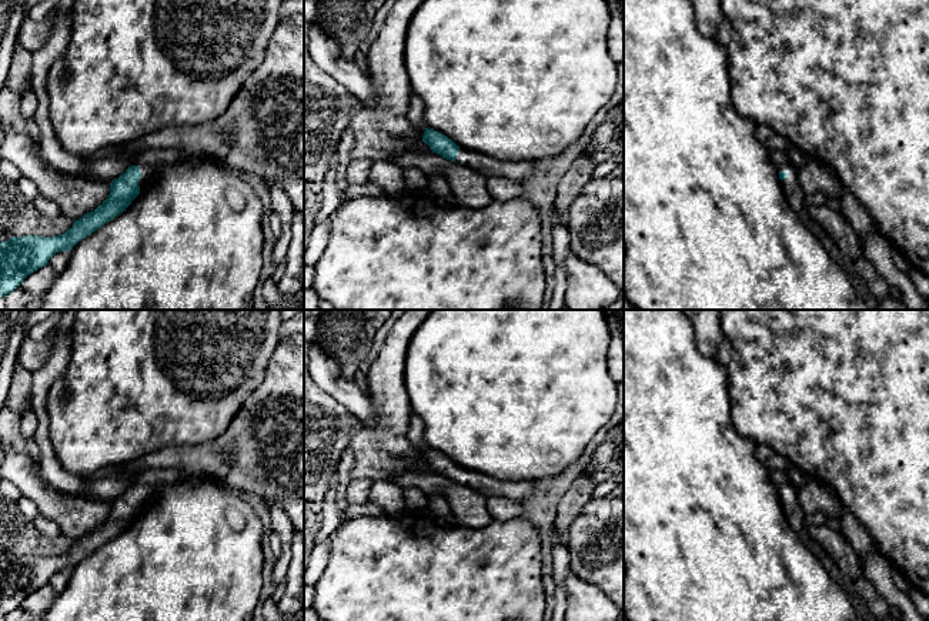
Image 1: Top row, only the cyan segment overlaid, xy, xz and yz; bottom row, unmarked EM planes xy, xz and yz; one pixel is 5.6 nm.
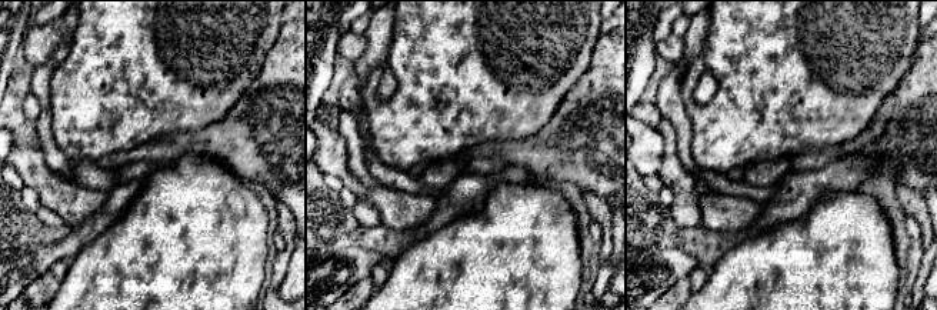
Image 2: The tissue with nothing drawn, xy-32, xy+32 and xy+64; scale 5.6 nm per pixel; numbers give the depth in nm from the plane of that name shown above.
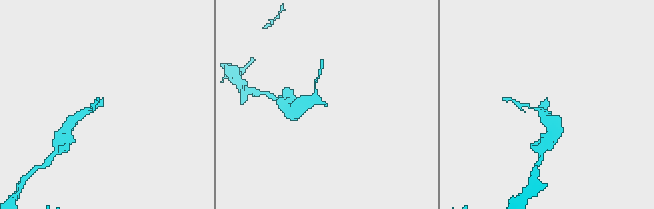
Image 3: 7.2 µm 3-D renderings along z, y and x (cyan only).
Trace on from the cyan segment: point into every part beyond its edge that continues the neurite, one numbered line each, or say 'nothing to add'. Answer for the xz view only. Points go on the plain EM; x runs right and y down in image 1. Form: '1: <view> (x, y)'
1: xz (487, 486)

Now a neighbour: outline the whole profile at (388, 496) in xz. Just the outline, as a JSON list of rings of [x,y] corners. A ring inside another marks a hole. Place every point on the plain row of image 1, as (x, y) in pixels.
[[[372,481],[372,487],[370,490],[370,503],[377,504],[385,514],[392,517],[411,511],[405,504],[402,487],[392,481]]]

